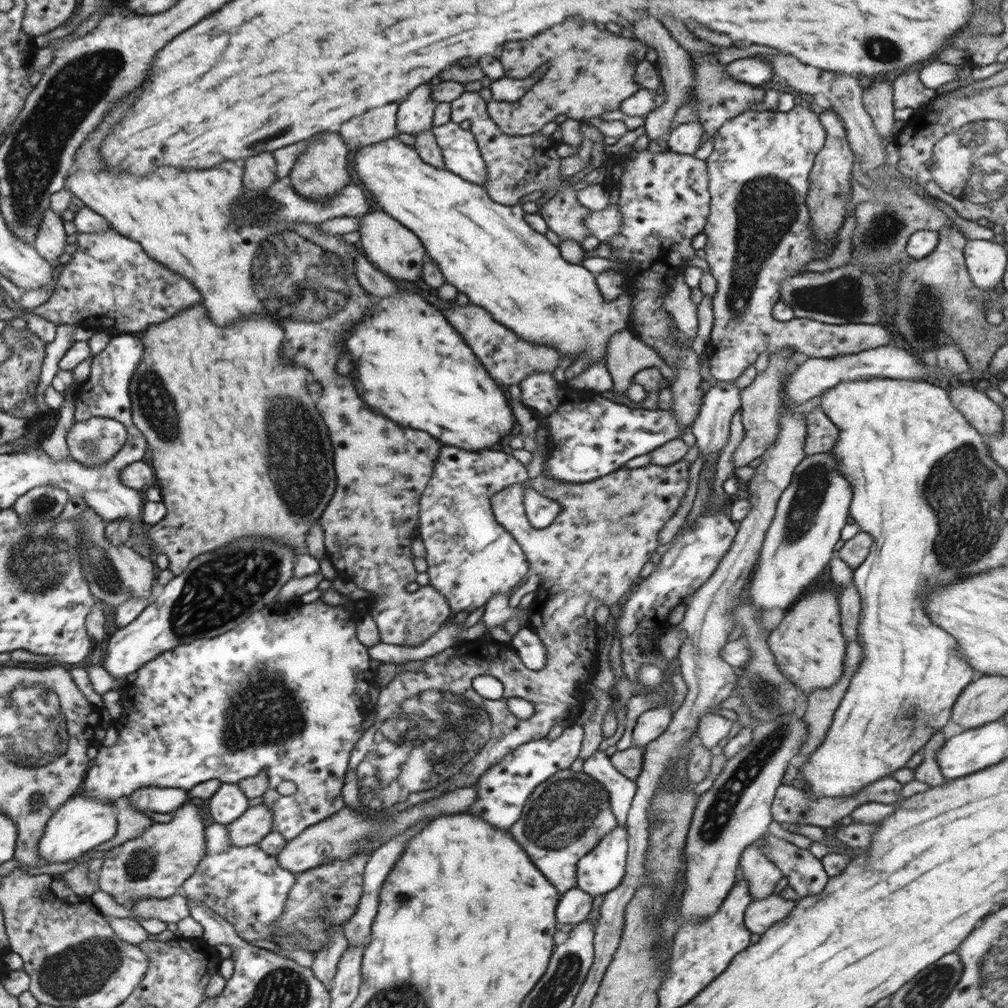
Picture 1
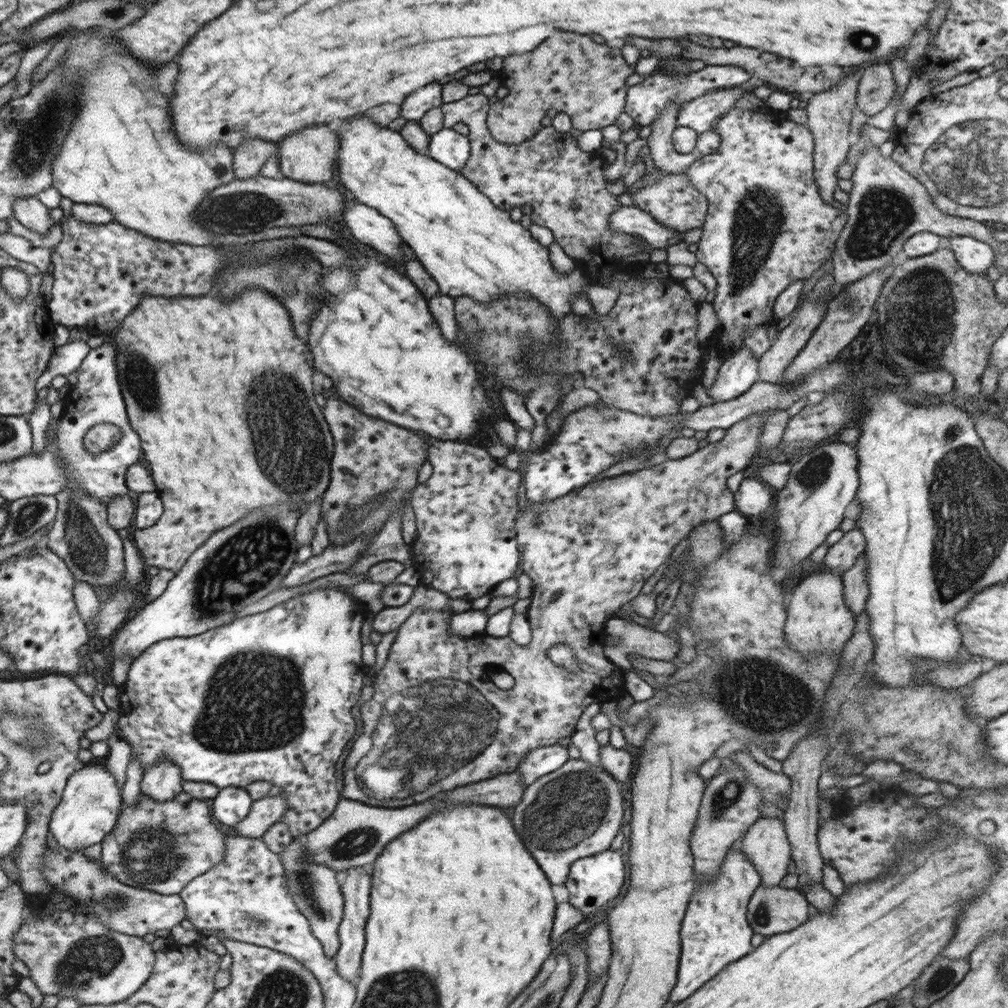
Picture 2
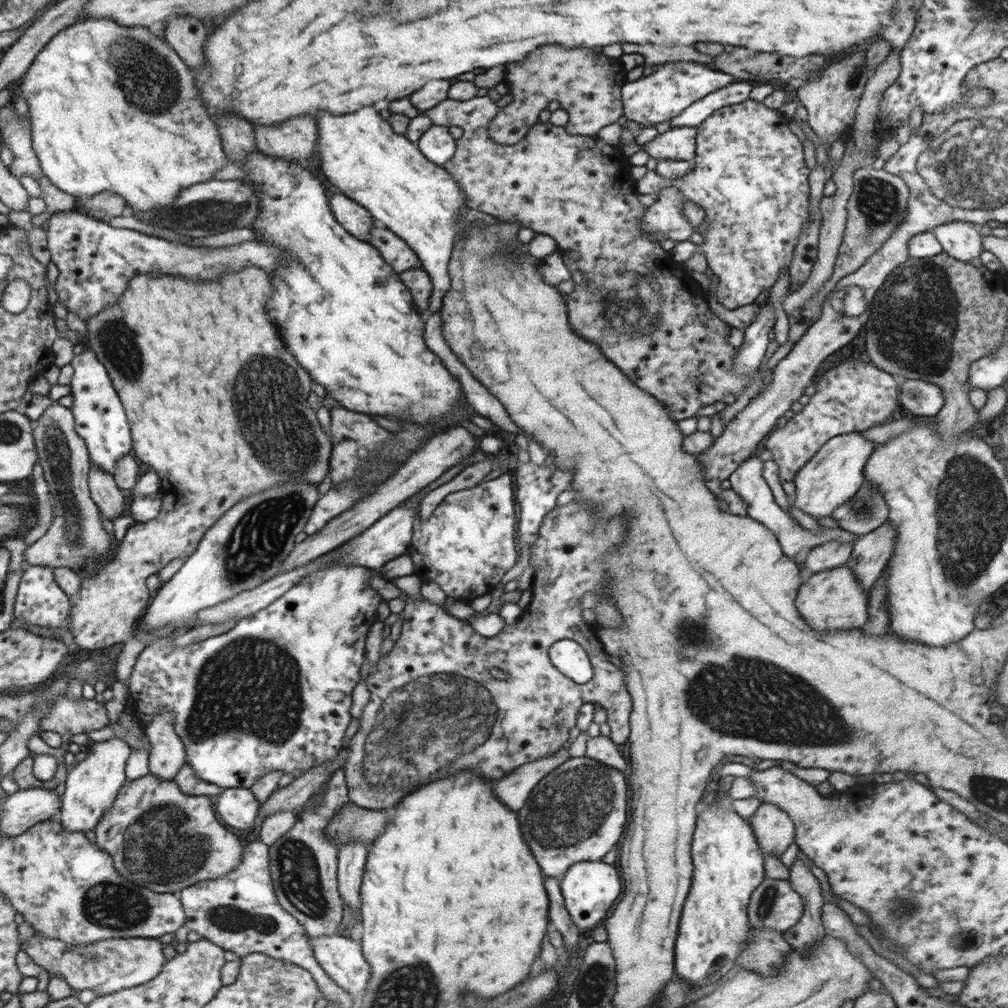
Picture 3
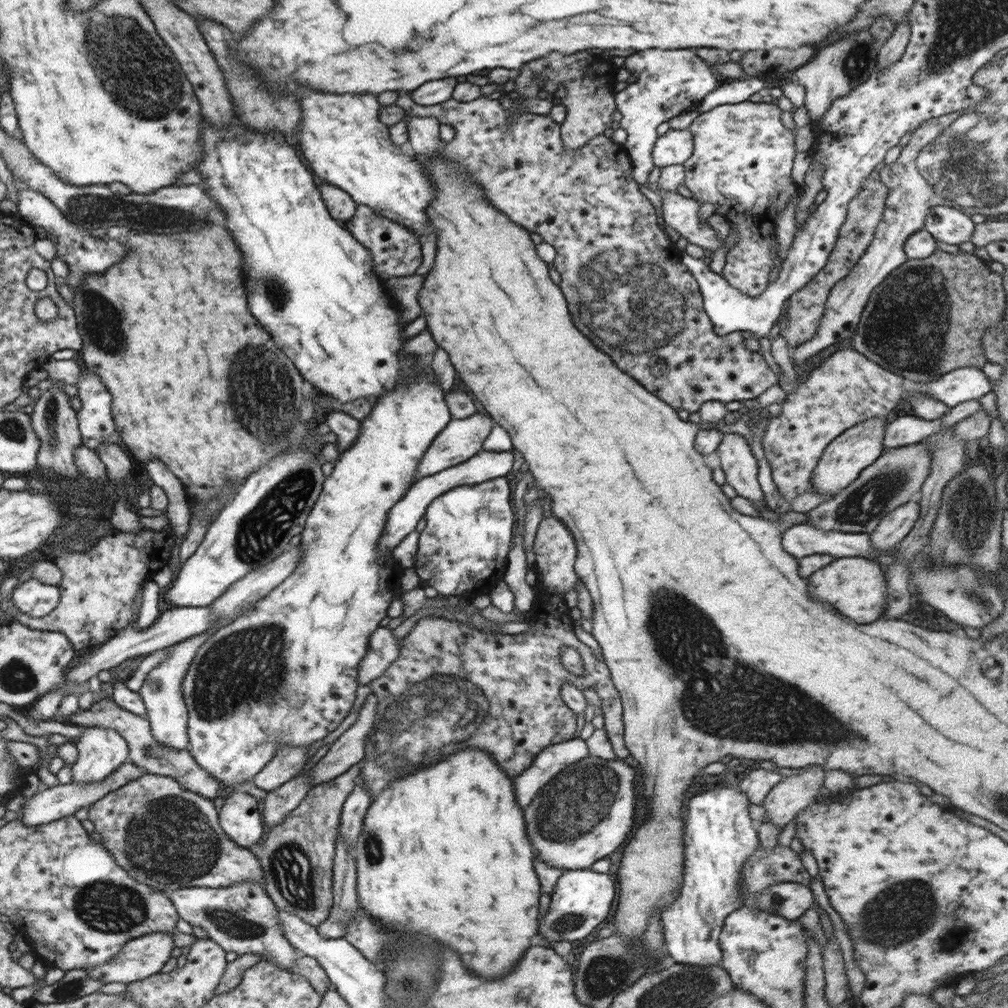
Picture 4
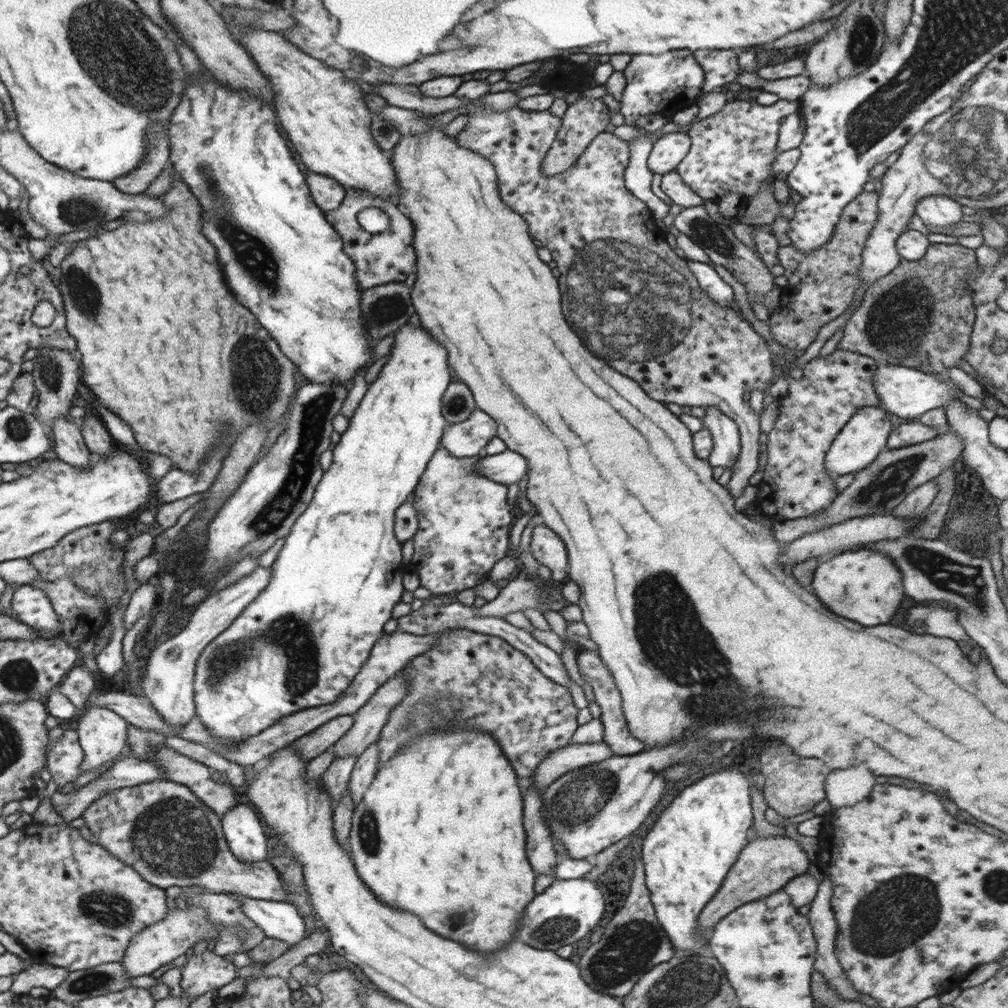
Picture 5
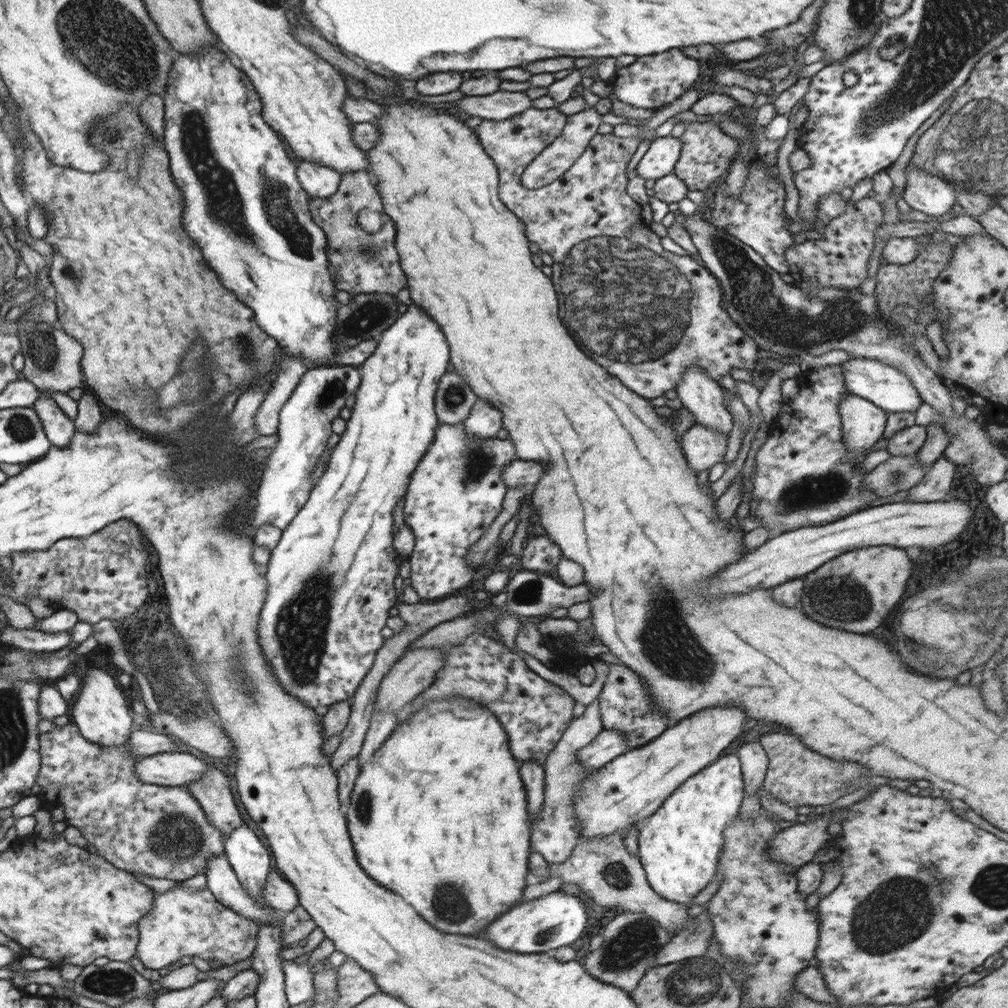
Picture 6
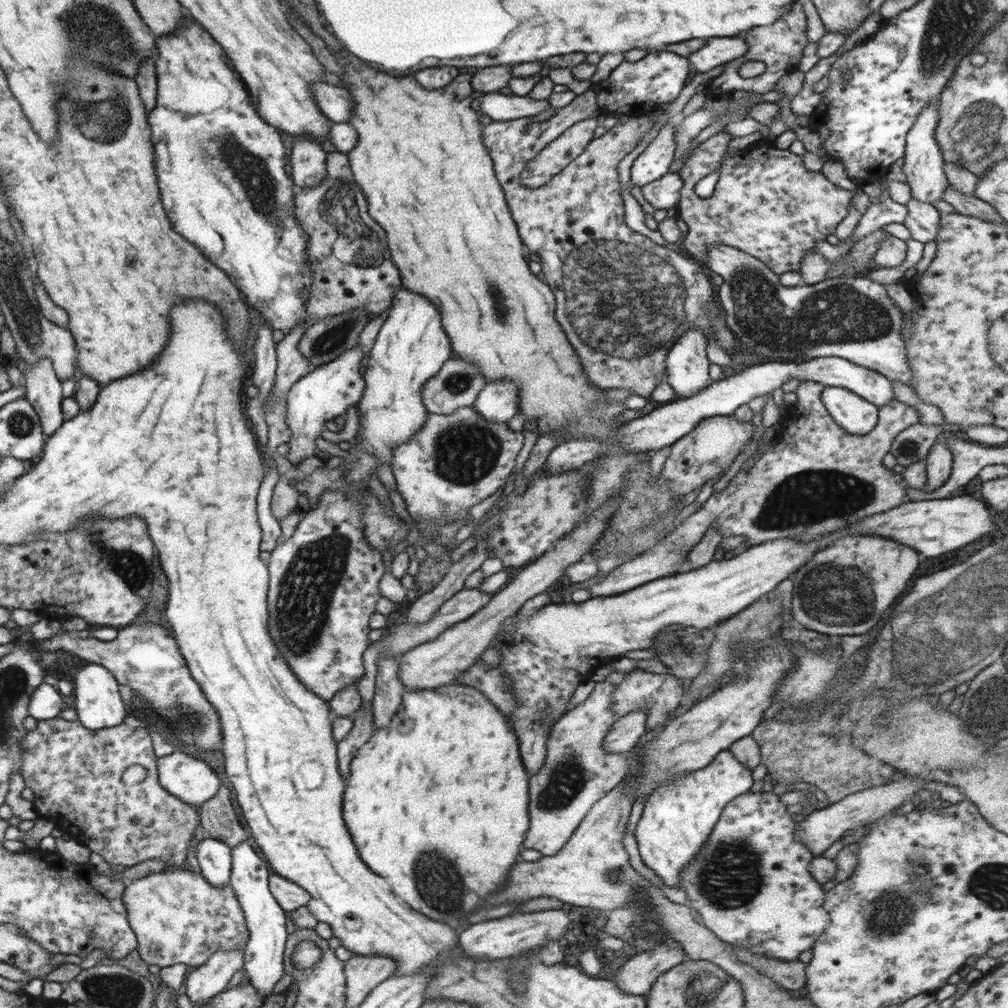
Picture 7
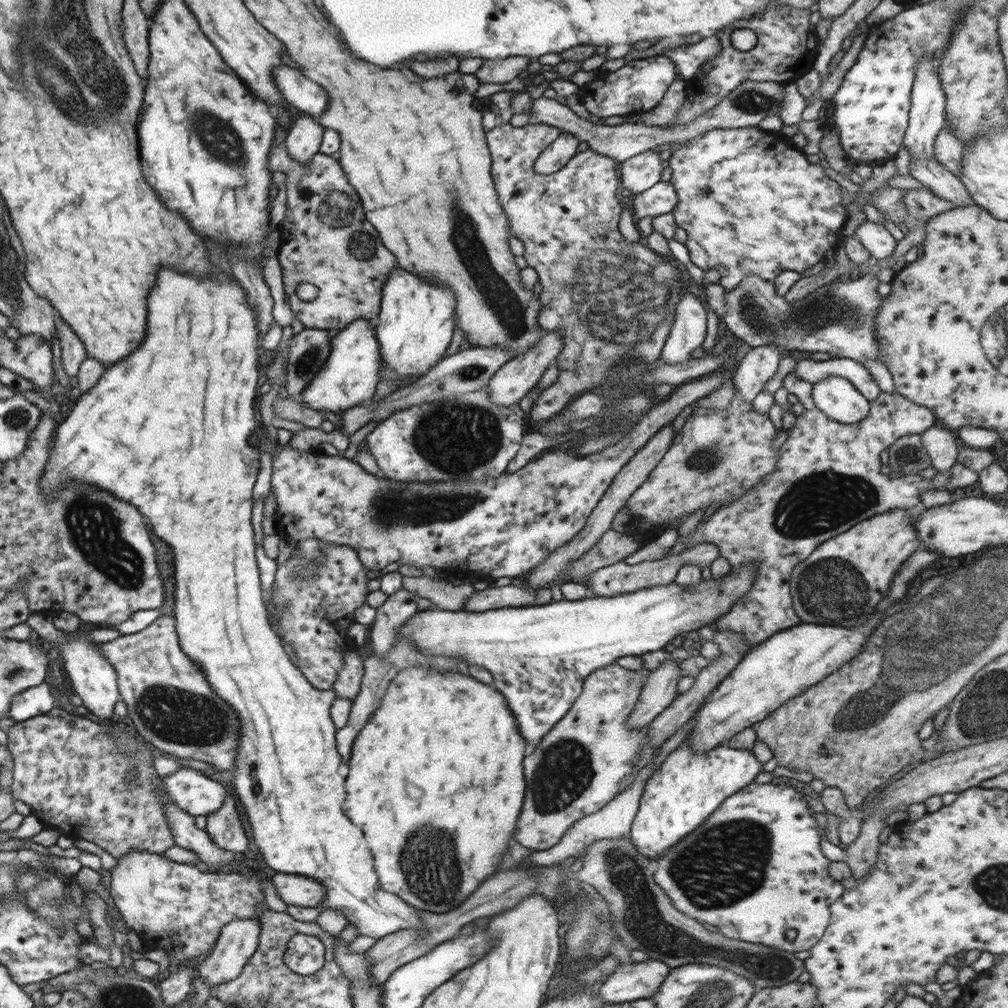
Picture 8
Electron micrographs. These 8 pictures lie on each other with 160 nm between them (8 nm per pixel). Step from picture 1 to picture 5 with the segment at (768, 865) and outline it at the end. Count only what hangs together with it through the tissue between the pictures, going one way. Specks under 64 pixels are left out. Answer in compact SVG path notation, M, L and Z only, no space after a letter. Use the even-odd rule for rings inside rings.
M784 743L772 744L760 753L760 773L764 775L765 785L762 790L770 808L782 817L792 818L813 809L825 798L825 780L831 768L814 757L799 757L791 746Z

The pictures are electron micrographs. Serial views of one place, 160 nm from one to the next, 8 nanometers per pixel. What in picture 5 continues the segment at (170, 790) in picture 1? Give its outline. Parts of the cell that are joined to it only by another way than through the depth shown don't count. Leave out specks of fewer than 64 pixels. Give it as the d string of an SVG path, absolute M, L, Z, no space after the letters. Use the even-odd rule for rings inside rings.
M257 566L252 575L242 581L234 582L225 590L219 591L206 598L190 616L190 622L184 626L180 634L175 634L169 640L159 645L148 659L144 679L140 683L144 690L144 698L150 706L165 719L173 728L180 730L196 715L194 703L194 679L198 657L208 644L224 633L244 611L244 608L258 598L258 594L268 586L272 569Z

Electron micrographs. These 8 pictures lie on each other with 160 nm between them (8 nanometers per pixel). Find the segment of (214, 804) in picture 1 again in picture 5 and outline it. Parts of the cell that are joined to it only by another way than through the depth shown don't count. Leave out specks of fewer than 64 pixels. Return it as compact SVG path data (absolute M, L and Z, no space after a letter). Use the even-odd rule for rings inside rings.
M237 803L221 817L230 852L242 862L260 862L268 856L268 838L256 812L246 804Z

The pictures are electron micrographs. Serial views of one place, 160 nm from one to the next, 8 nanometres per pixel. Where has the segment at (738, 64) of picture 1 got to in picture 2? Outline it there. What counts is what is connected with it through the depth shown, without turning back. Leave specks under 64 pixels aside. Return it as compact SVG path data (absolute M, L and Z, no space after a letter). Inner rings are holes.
M706 65L689 75L654 74L644 77L642 83L628 87L625 102L625 113L638 125L650 125L660 117L668 105L684 105L704 94L739 86L752 78L752 74L739 66Z

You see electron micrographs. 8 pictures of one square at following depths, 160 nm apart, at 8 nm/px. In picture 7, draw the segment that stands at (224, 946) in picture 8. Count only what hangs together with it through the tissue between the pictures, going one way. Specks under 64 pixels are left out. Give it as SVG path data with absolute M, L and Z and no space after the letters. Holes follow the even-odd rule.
M242 949L214 952L204 964L188 973L185 984L190 1002L204 1004L221 993L234 974L243 968L244 955Z

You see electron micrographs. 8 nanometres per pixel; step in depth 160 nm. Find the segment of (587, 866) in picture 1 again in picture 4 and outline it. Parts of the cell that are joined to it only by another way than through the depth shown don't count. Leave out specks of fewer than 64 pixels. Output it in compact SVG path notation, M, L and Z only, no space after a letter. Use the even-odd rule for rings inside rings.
M592 868L564 870L550 896L548 913L539 920L538 936L544 937L549 946L559 940L576 942L586 938L600 922L608 918L614 896L616 896L616 888L608 873L604 874Z

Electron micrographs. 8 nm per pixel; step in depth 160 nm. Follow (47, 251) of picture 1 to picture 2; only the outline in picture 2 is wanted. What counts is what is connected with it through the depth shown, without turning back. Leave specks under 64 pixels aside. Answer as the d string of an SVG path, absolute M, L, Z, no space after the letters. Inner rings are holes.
M37 197L13 198L13 202L16 220L32 232L46 234L54 226L49 209Z

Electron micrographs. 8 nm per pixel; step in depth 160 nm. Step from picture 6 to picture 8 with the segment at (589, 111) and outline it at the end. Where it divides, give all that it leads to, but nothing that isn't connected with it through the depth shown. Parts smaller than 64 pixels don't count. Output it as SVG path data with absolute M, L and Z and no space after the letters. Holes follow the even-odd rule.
M561 132L538 156L533 166L535 171L538 174L552 174L560 170L577 154L577 148L581 142L575 134Z

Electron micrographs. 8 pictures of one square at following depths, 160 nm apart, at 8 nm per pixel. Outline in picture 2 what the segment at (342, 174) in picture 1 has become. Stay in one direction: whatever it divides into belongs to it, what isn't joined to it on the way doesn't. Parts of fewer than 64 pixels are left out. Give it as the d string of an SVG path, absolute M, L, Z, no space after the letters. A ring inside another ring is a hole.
M330 124L328 126L312 126L312 128L298 130L298 132L285 136L284 140L280 140L276 144L278 158L280 159L278 160L279 167L286 178L301 183L323 184L334 176L338 152L340 152L340 138L334 127Z

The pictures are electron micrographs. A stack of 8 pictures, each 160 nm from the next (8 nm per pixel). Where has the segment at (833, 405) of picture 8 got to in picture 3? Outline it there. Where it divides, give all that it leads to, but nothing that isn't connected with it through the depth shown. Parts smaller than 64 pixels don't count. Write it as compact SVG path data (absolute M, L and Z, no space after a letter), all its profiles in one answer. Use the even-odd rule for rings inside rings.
M859 432L832 437L797 472L793 480L796 486L796 497L791 500L791 504L816 519L830 517L835 508L852 498L852 495L856 494L862 486L865 466L875 447L875 442Z

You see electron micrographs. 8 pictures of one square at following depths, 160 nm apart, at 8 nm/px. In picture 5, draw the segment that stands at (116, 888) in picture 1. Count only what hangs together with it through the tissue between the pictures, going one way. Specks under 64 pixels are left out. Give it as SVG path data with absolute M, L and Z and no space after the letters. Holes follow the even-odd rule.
M166 778L146 782L138 786L120 787L103 794L92 802L82 816L90 832L98 838L98 845L108 850L114 858L132 867L140 876L158 888L169 886L203 886L206 891L236 893L248 898L287 902L289 896L283 887L277 870L266 860L242 862L228 847L221 830L221 817L204 804L186 786Z

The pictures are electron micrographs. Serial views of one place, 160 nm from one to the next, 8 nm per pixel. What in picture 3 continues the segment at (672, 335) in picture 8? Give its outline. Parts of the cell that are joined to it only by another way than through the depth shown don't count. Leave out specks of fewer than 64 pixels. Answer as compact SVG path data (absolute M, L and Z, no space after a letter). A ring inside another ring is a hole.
M756 455L743 460L734 472L727 478L730 481L732 490L747 504L746 514L761 522L765 527L768 527L778 539L781 550L788 557L794 557L800 550L808 548L812 550L815 546L826 544L837 540L838 542L853 542L856 538L855 534L844 529L827 528L822 529L819 533L808 530L803 527L798 521L791 517L774 501L772 490L768 487L766 480L762 477L763 461Z

